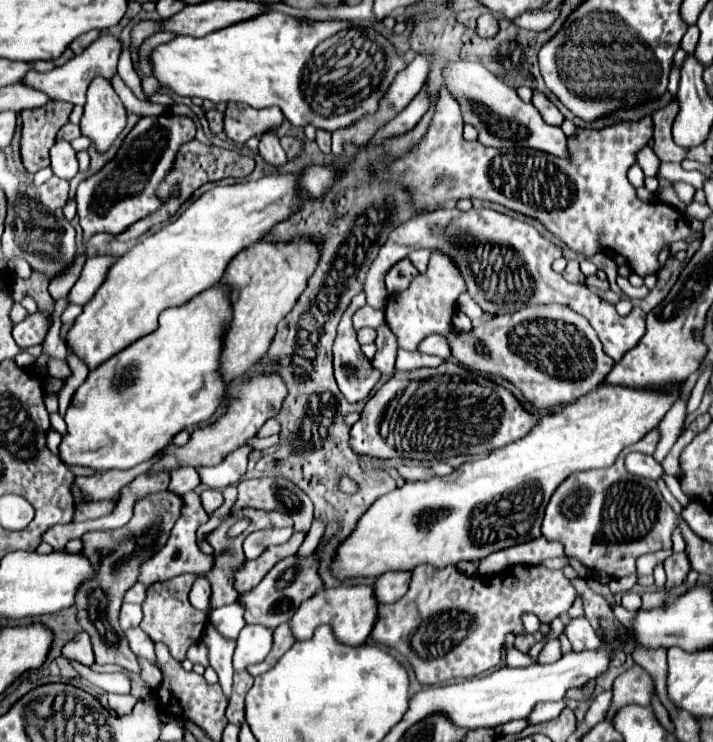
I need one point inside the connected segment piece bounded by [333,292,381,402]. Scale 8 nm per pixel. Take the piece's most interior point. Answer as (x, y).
(354, 374)

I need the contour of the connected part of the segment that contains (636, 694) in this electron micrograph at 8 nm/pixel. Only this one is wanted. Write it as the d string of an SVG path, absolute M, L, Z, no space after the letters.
M639 664L625 670L621 676L617 676L613 684L613 702L611 710L607 714L607 720L611 722L615 712L627 704L639 704L639 706L651 706L651 698L655 692L655 682L651 674L647 676L647 670Z

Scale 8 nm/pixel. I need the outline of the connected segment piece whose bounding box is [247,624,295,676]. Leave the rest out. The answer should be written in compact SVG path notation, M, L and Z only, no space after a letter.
M281 624L279 628L275 628L275 634L273 634L273 648L271 652L267 654L267 658L259 664L251 664L247 670L251 676L259 676L263 672L267 672L271 666L277 664L277 660L295 644L295 638L291 634L291 626L289 624Z

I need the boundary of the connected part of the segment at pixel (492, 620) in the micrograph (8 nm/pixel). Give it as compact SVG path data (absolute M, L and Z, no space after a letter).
M419 564L419 568L413 570L413 580L407 594L393 604L379 606L379 620L371 632L371 640L397 650L413 666L415 676L421 684L439 684L453 678L473 678L487 670L493 670L499 664L501 648L505 644L507 634L525 634L521 622L523 614L533 612L543 624L551 624L555 616L571 608L575 596L575 588L561 570L549 570L541 564L517 564L491 578L467 576L459 572L453 564L449 564L447 568Z

